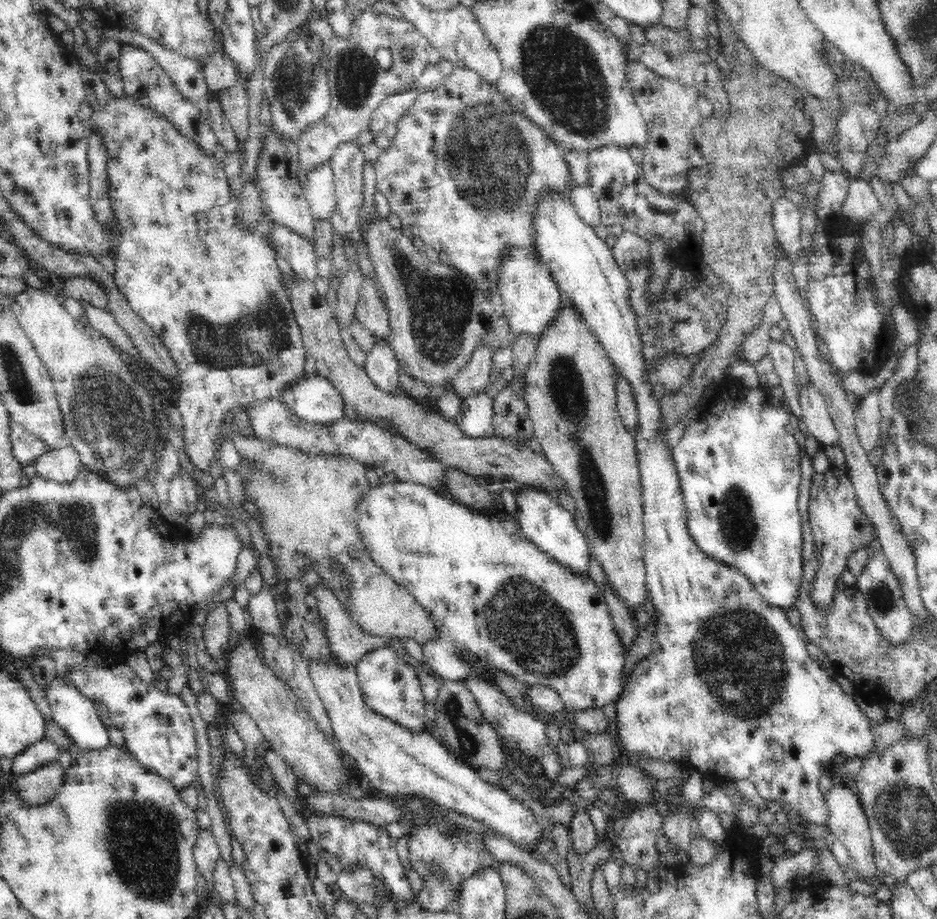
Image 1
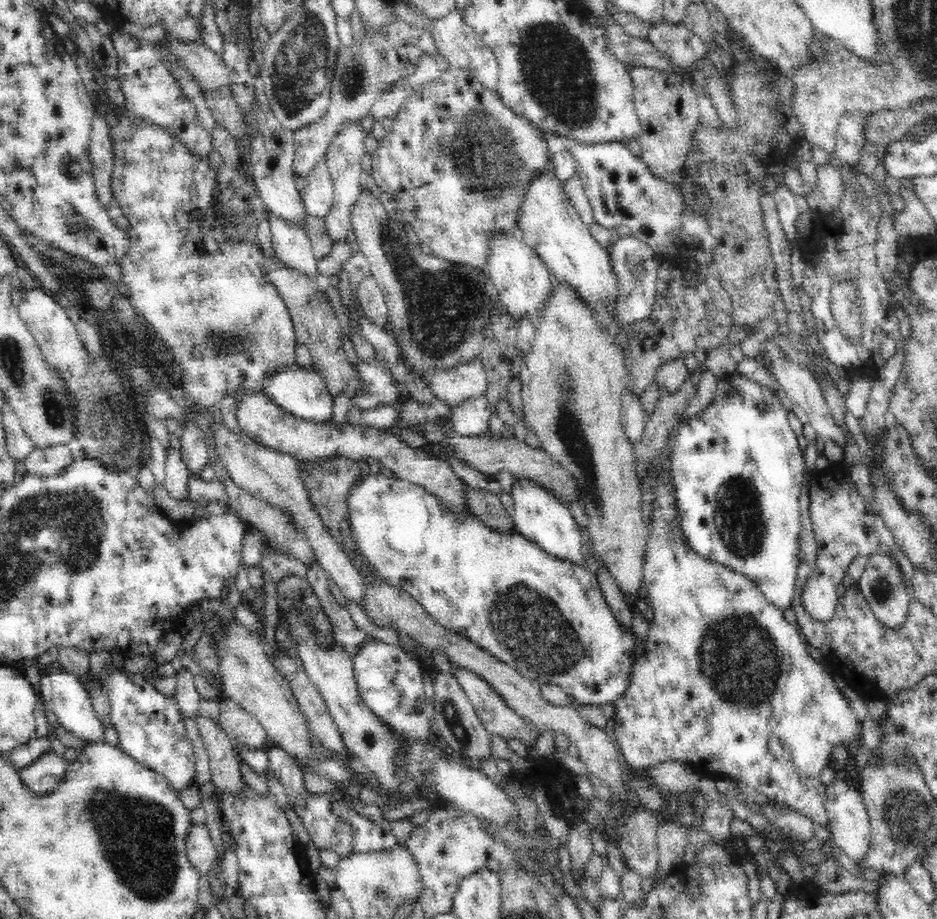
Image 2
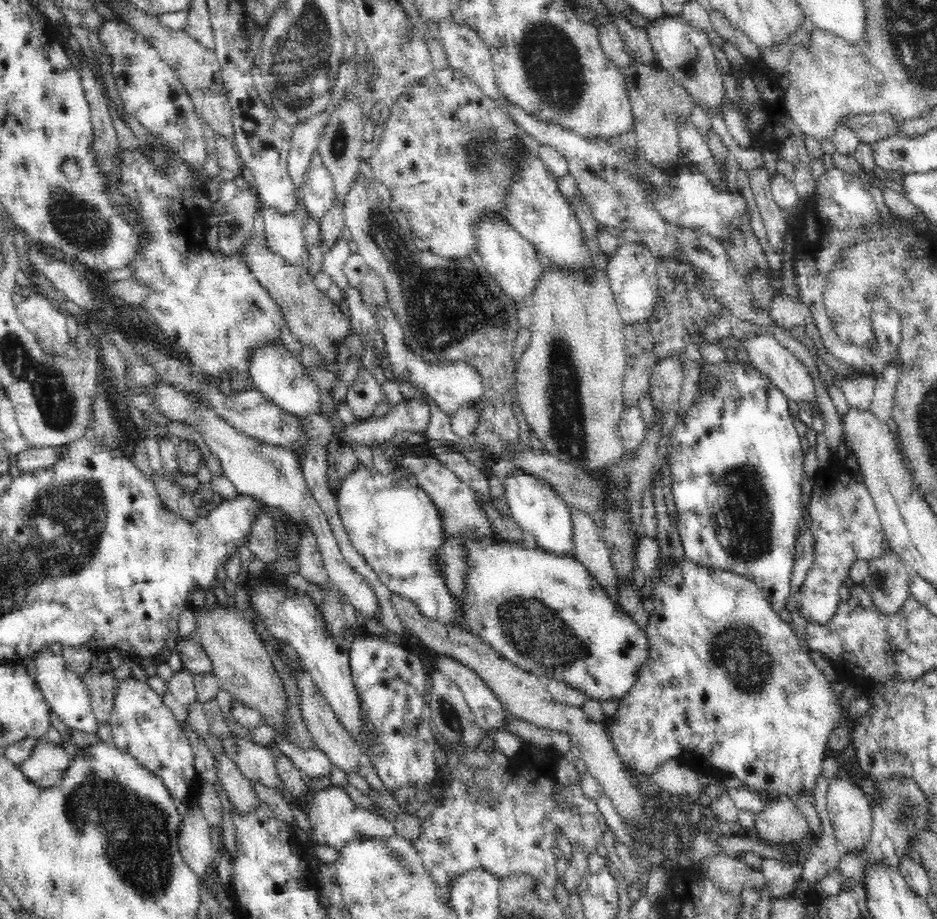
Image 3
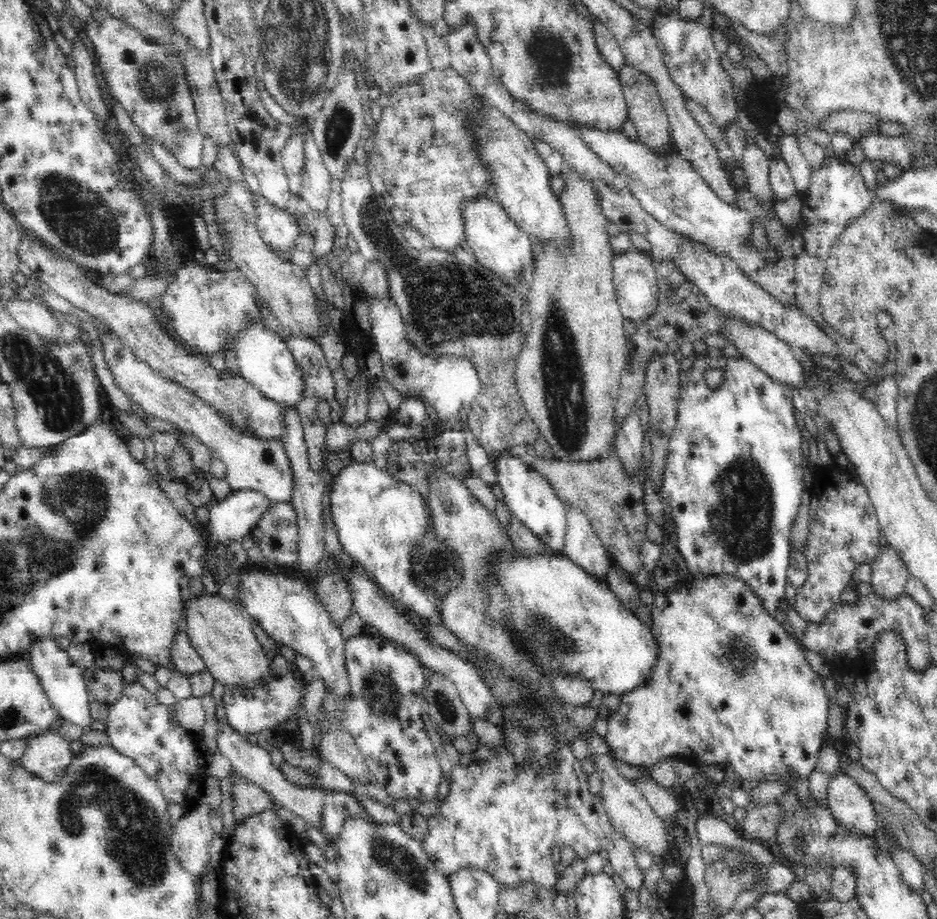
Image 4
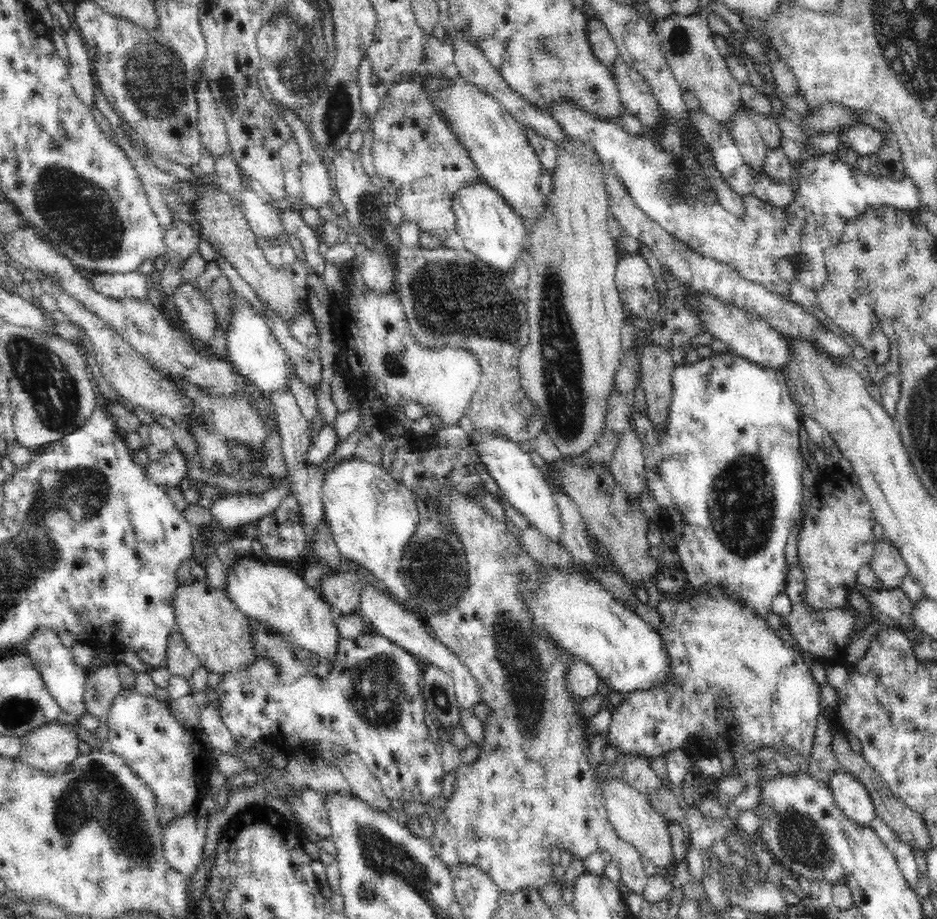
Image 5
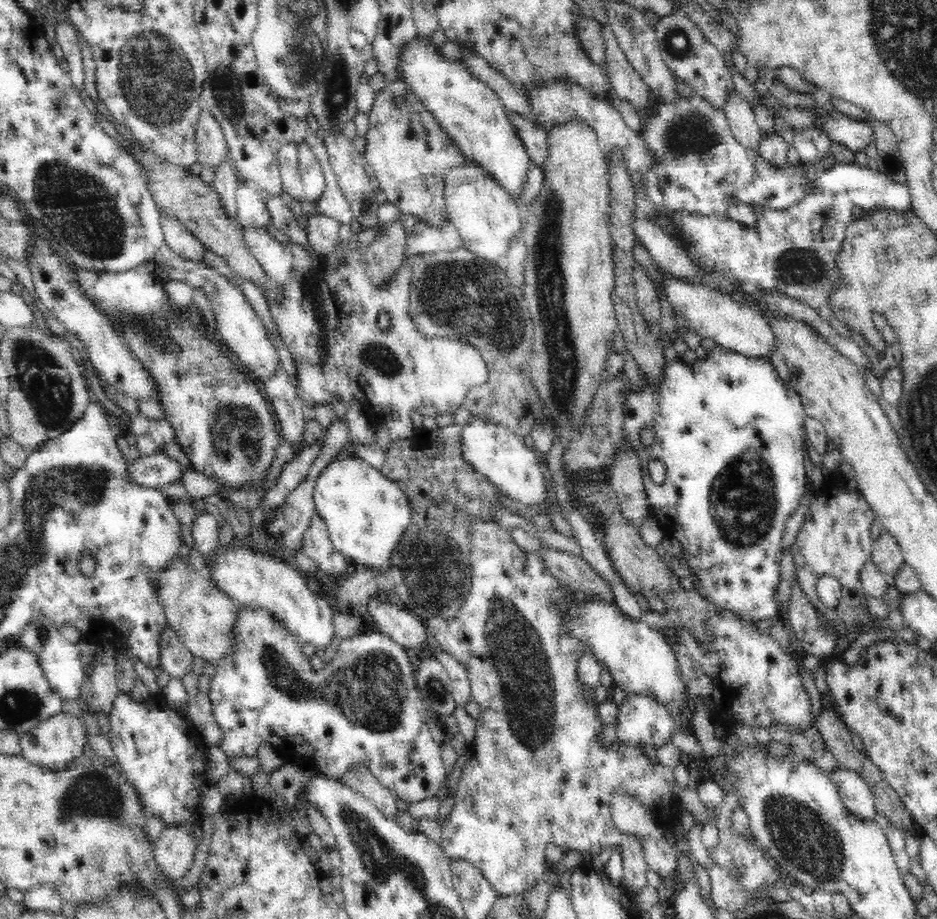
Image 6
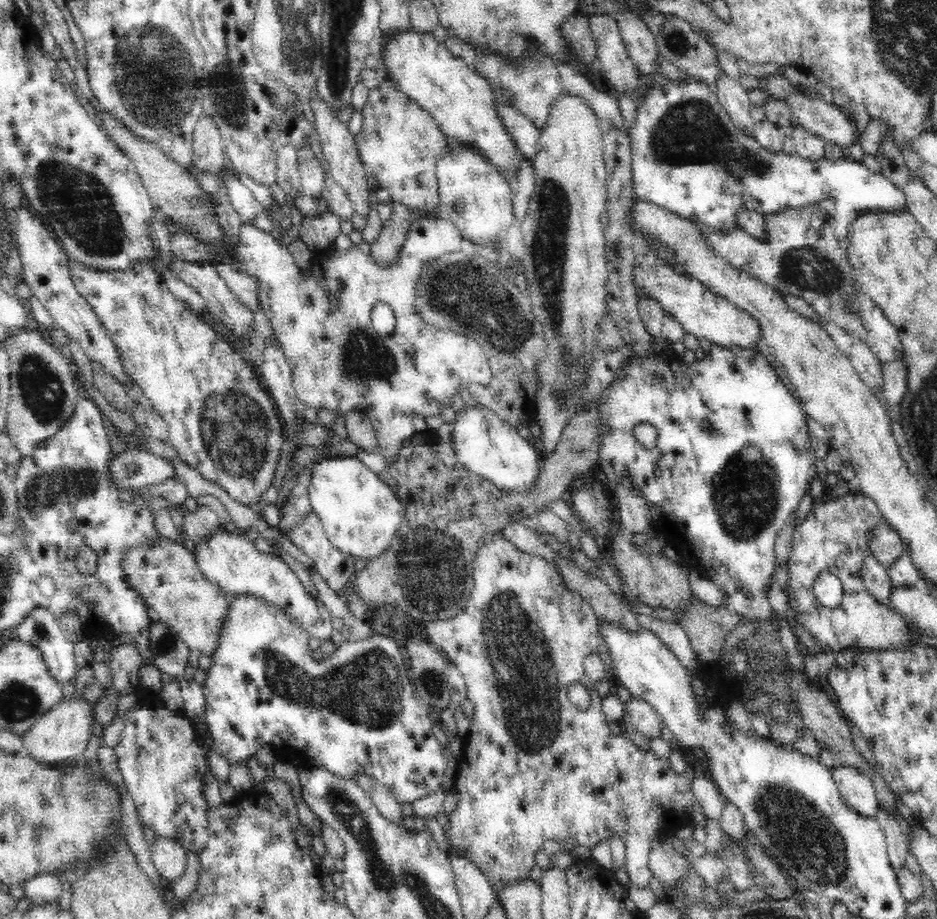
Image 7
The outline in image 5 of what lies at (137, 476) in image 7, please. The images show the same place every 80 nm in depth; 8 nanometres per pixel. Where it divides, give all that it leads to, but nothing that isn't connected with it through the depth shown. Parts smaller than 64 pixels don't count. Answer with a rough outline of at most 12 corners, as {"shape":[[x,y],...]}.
{"shape":[[177,446],[145,468],[150,482],[178,485],[188,462]]}

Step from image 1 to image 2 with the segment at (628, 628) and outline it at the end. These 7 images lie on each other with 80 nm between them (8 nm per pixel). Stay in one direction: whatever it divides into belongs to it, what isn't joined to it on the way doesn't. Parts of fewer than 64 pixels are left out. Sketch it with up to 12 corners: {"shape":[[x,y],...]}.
{"shape":[[607,567],[596,573],[599,587],[617,623],[632,628],[630,603]]}

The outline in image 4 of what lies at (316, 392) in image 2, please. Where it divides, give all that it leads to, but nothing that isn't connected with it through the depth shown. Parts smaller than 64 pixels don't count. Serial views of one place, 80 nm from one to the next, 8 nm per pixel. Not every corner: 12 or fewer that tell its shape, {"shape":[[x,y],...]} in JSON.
{"shape":[[252,324],[236,344],[240,375],[298,409],[308,386],[286,342]]}

